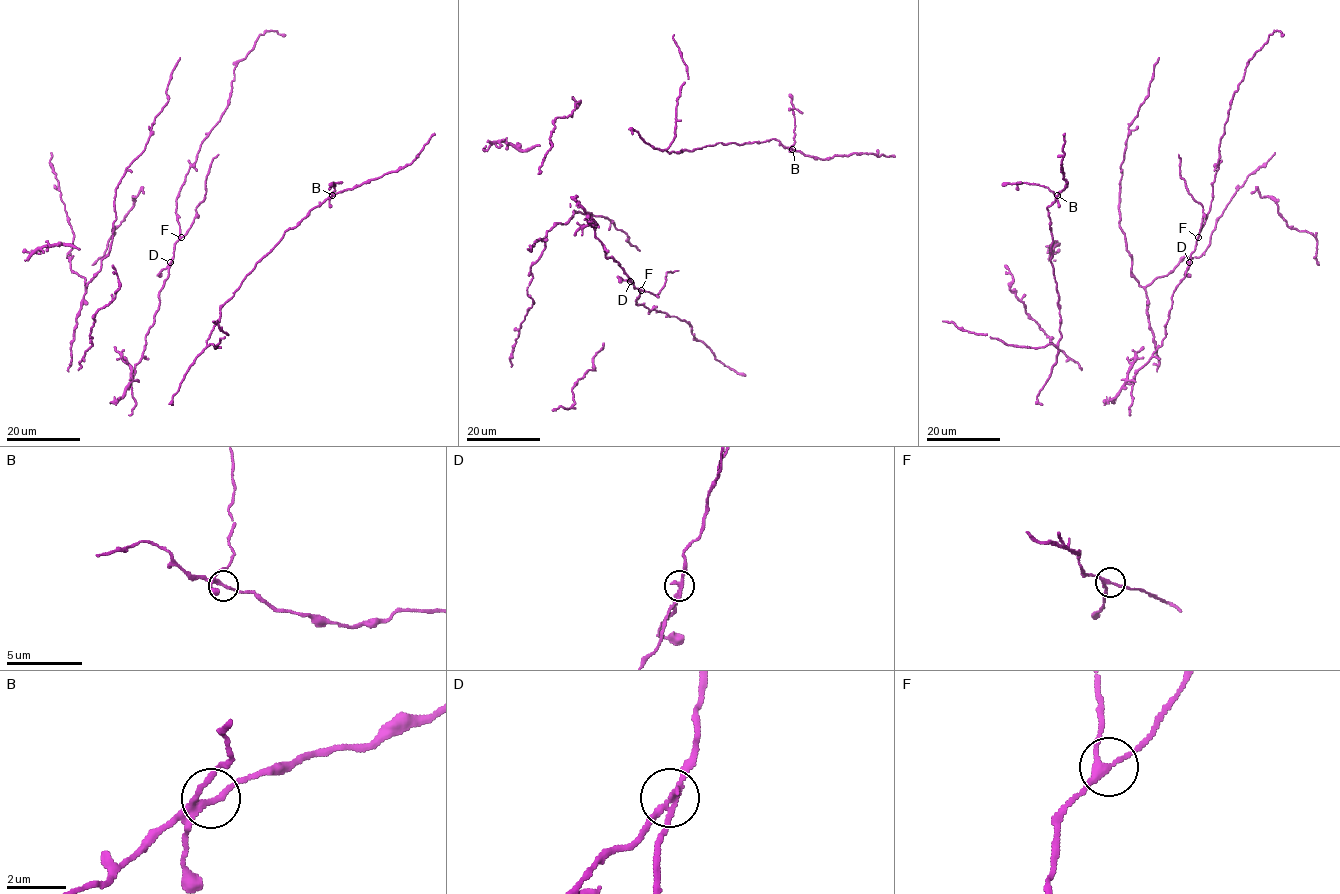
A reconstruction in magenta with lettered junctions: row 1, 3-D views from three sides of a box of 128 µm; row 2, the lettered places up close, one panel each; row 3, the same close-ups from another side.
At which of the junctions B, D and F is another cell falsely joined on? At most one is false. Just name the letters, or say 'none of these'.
D

